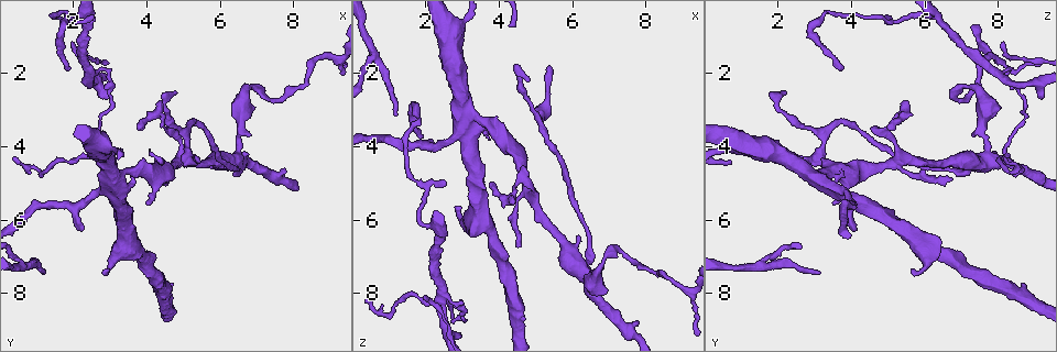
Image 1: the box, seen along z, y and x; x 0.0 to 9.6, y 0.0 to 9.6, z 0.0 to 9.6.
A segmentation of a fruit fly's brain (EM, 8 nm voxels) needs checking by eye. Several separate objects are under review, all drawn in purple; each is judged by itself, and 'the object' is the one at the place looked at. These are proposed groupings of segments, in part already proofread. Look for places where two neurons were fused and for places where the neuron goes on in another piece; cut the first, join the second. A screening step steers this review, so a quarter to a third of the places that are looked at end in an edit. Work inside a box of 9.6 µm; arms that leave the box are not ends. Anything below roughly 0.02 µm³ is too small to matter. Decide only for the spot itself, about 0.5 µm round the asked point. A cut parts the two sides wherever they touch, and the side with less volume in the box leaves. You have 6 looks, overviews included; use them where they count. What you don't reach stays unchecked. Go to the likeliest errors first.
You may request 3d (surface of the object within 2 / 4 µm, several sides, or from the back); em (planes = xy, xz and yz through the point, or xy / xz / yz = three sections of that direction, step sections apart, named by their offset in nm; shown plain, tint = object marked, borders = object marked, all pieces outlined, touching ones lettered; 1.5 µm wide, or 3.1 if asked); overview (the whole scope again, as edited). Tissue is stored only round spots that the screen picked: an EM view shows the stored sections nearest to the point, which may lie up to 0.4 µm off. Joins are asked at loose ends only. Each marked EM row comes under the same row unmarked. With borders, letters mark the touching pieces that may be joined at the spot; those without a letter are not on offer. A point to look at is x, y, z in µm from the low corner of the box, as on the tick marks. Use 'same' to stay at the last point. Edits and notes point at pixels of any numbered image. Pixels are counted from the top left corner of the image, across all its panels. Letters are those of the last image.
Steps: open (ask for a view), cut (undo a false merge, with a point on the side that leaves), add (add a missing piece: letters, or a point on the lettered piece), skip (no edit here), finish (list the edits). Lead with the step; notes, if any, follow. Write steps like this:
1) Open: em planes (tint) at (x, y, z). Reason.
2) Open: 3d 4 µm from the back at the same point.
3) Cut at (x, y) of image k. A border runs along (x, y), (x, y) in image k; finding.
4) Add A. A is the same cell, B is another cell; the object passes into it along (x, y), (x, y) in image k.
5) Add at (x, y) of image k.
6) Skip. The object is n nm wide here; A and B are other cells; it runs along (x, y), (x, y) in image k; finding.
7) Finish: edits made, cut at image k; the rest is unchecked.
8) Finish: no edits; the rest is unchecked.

Open: em planes (borders) at (1.25, 7.40, 3.20). Branch stops here.

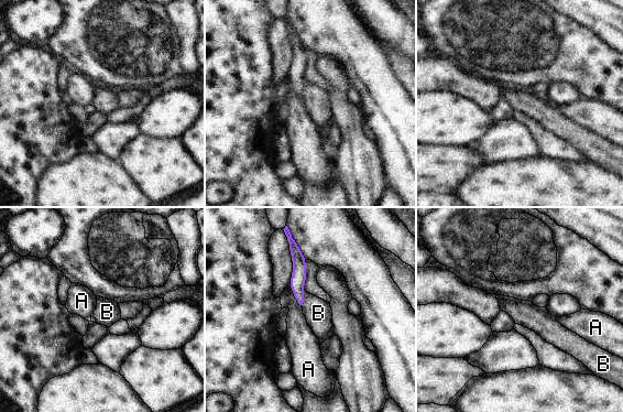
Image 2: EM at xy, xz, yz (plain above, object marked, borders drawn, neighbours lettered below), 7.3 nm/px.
Skip. A and B are other cells; it runs along (292, 249), (298, 259), (301, 300) in image 2; no lettered piece goes on from it.

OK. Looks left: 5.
Open: em yz step 8 (tint) at (3.95, 5.55, 3.50). An open end.

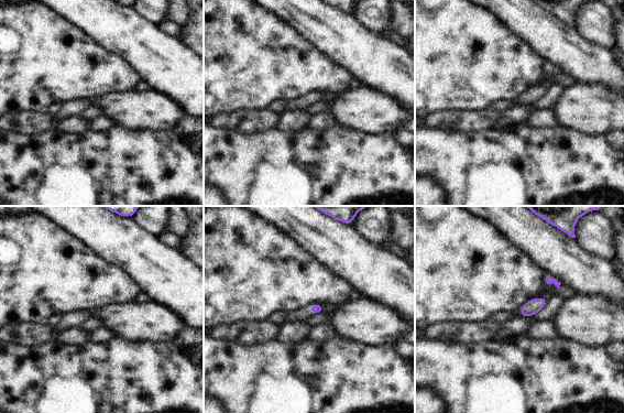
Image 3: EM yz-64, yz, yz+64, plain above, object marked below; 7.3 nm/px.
Open: em planes (borders) at the same point. Another direction.

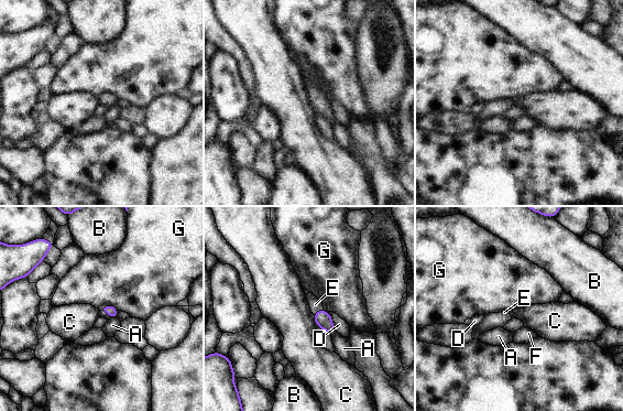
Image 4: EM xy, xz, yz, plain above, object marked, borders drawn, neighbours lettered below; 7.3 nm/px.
Add E. E is the same cell, A, B, C, D, F and G are other cells; the object passes into it along (323, 320), (317, 311), (315, 304) in image 4; it goes on there.

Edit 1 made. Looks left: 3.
Finish: edits made, add at image 4; the rest is unchecked.

